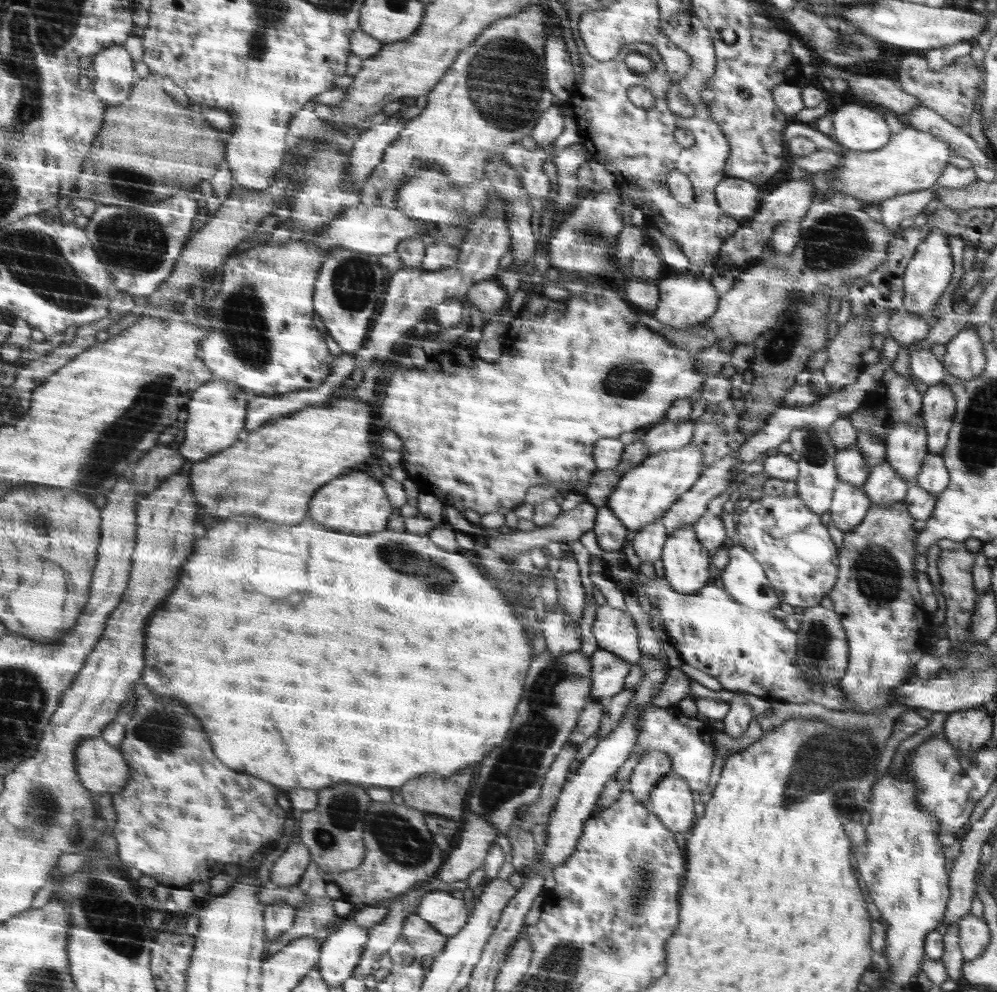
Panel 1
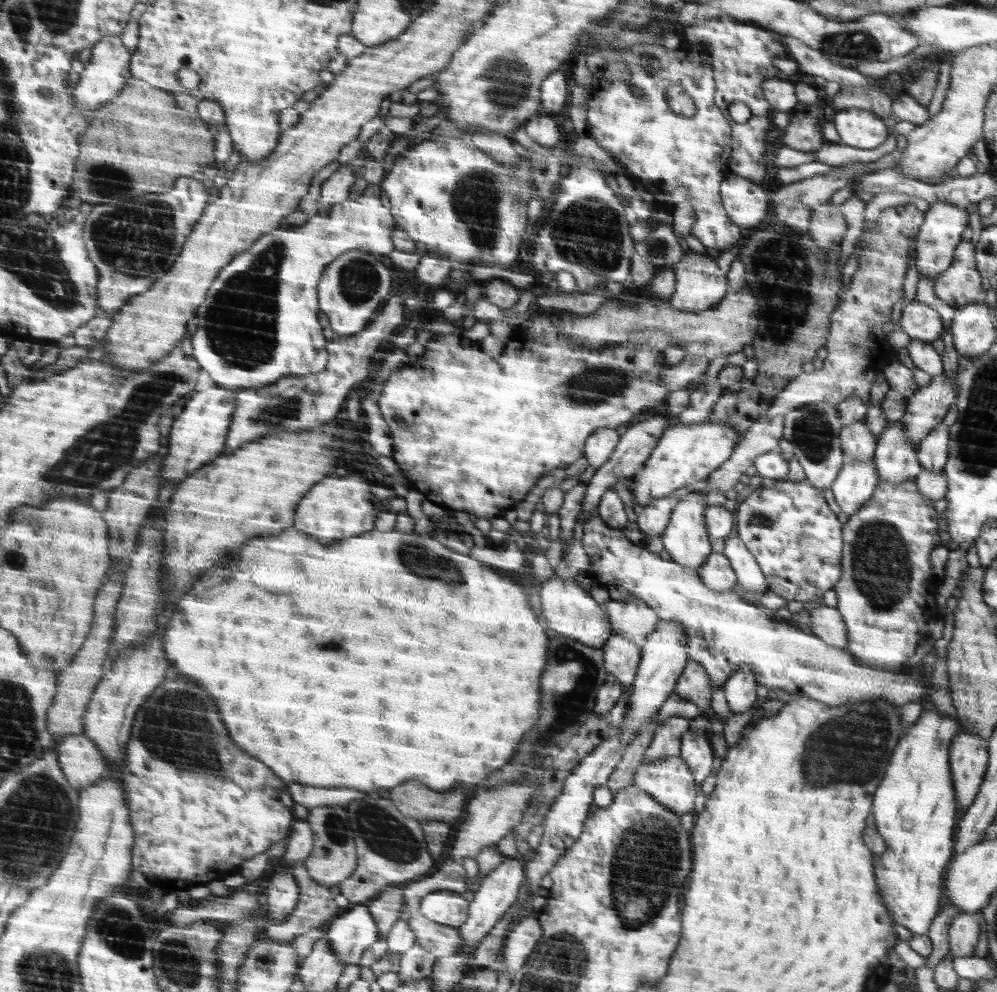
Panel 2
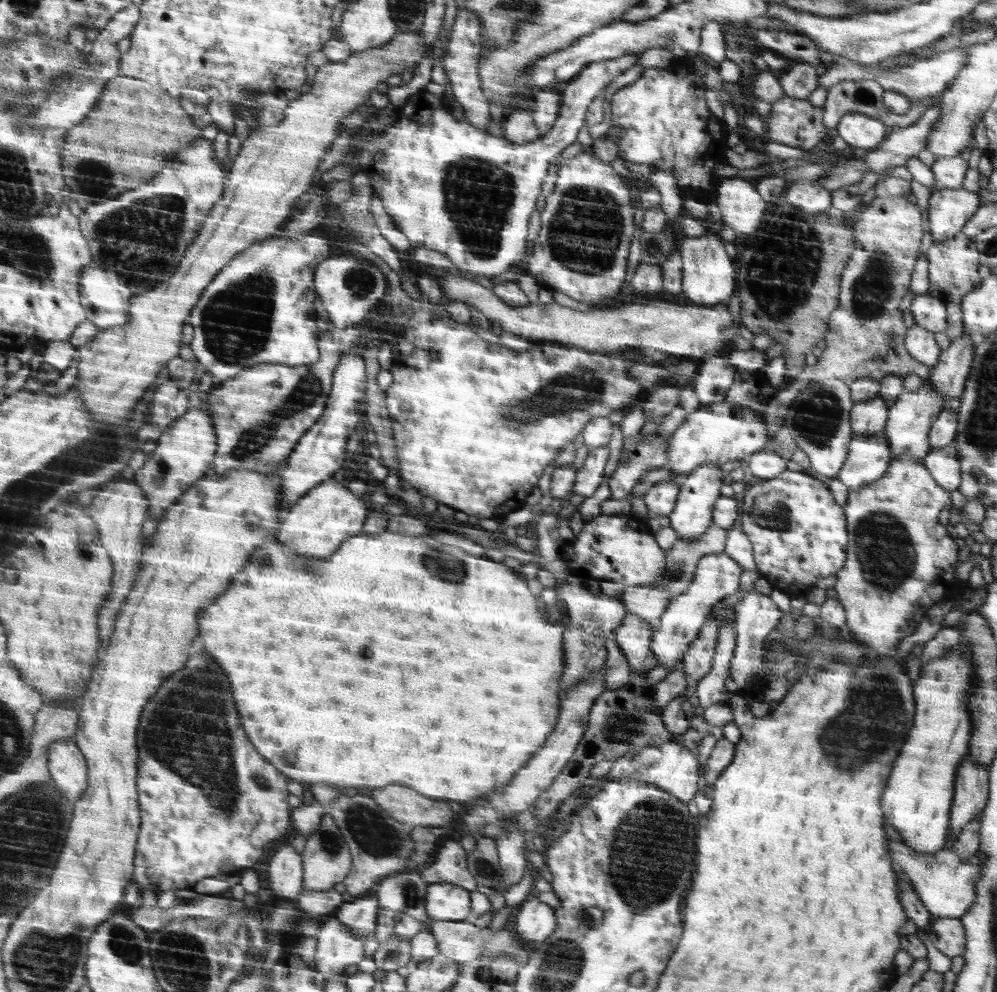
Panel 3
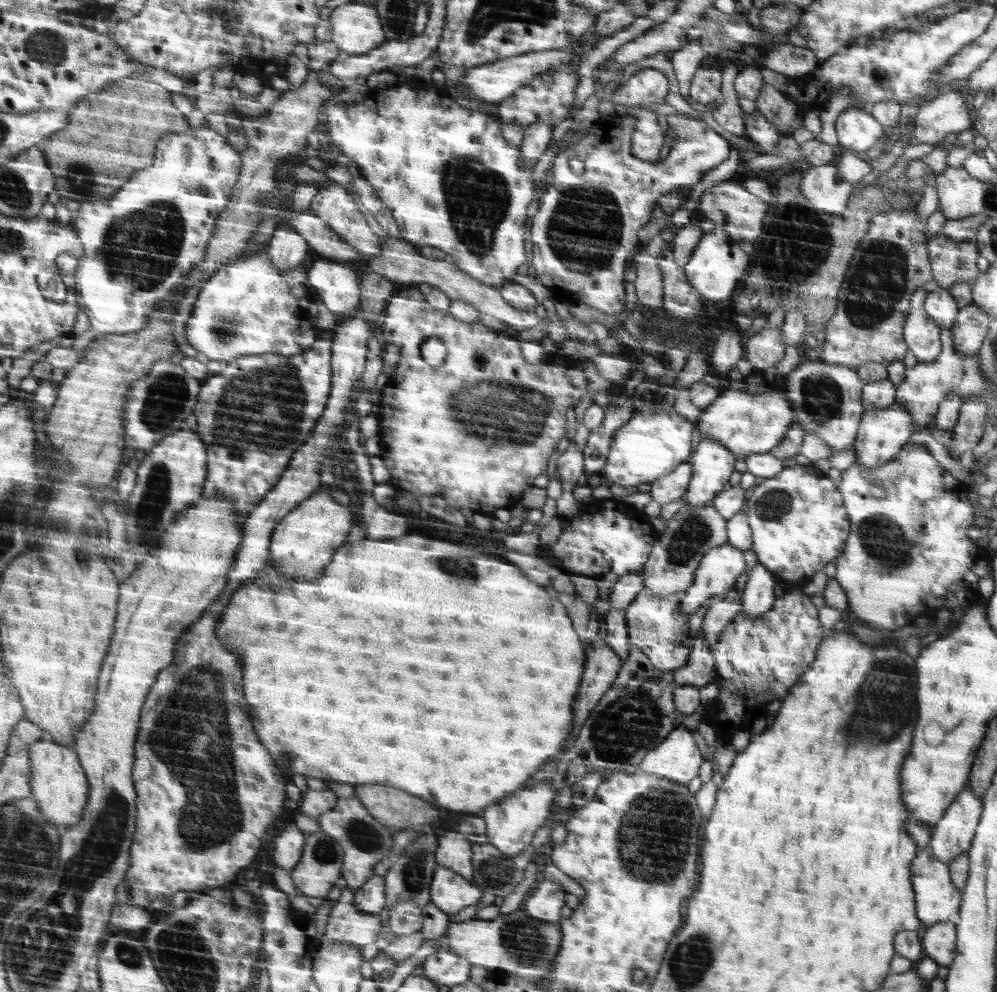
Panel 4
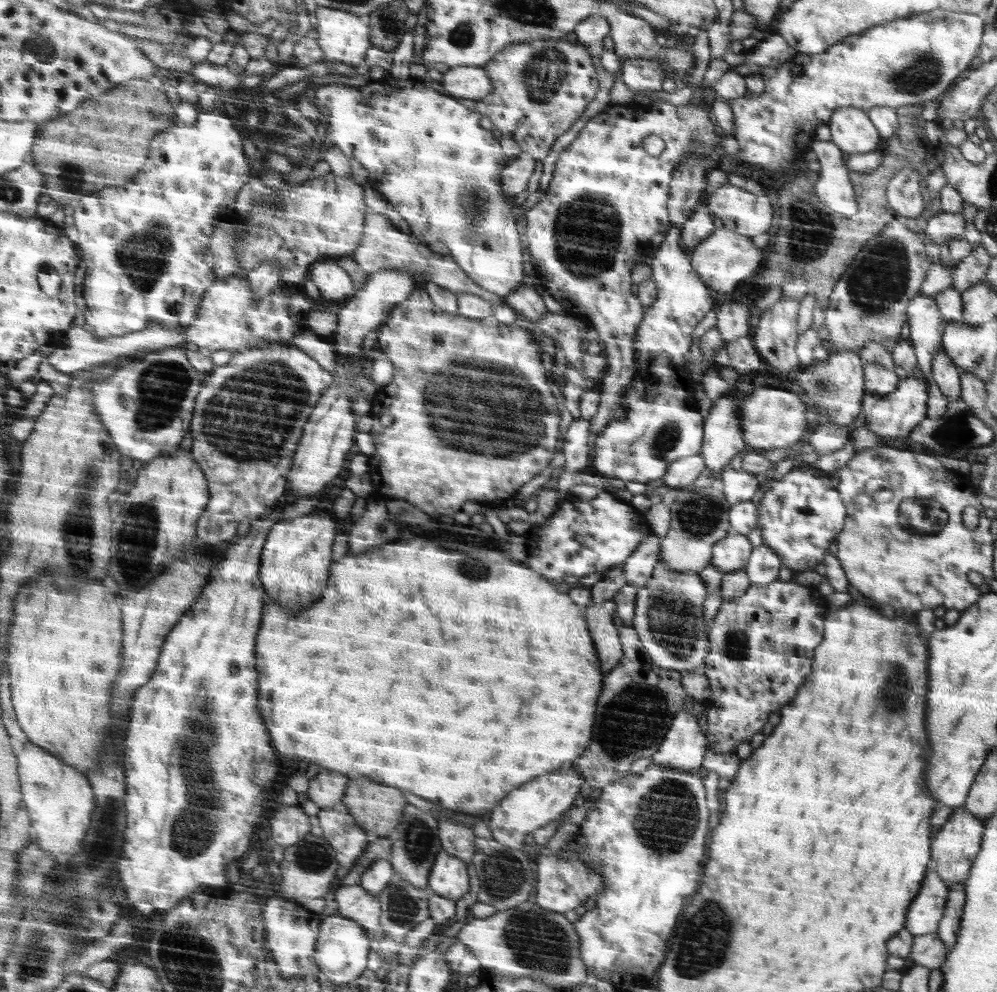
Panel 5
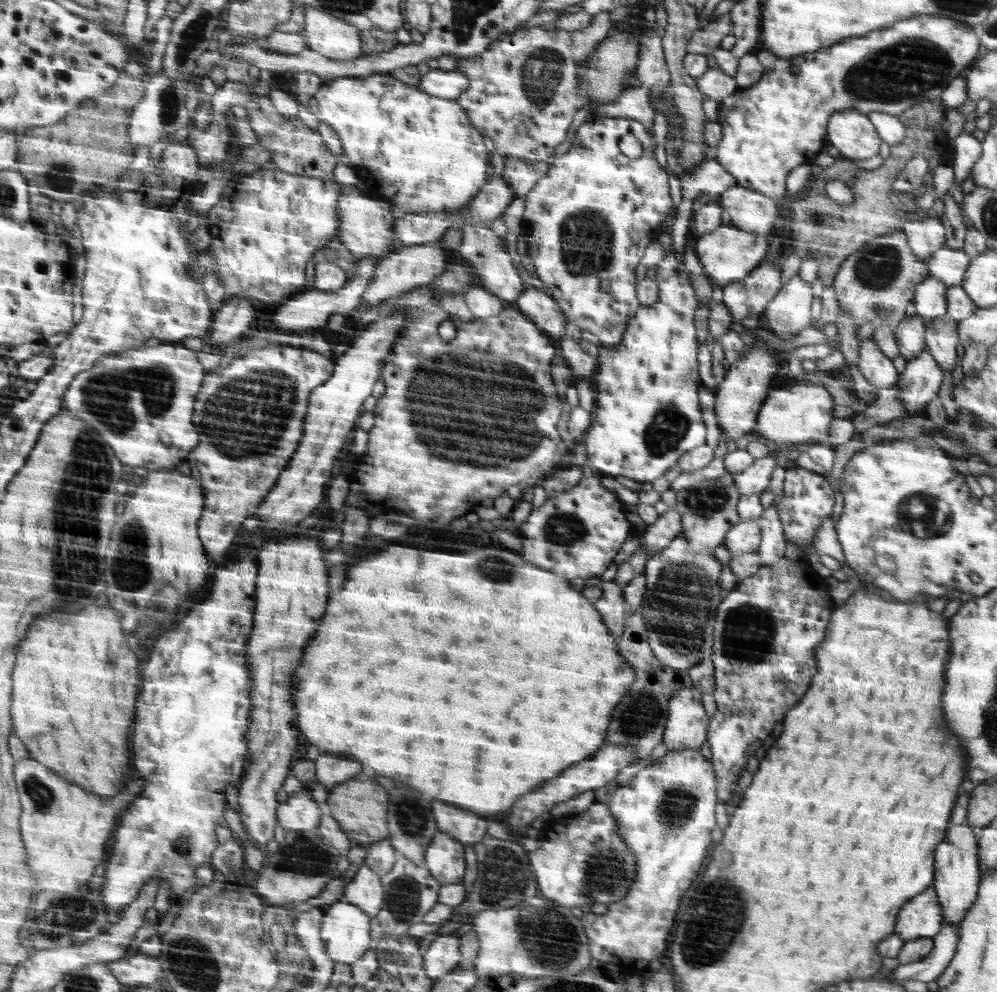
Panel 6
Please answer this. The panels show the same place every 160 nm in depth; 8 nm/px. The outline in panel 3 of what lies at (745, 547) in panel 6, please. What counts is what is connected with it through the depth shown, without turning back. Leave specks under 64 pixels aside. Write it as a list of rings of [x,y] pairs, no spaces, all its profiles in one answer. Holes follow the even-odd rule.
[[[724,551],[706,555],[700,560],[696,576],[689,584],[689,591],[672,600],[660,619],[660,626],[655,630],[650,647],[657,654],[659,666],[669,667],[668,671],[670,668],[675,671],[681,666],[680,661],[683,661],[685,652],[700,635],[714,606],[722,602],[724,597],[739,591],[740,574],[742,574],[741,565]]]

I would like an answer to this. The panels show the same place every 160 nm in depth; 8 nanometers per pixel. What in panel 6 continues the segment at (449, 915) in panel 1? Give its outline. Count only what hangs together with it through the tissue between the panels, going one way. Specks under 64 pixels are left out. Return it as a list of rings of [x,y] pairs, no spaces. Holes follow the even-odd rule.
[[[438,831],[425,850],[425,867],[441,886],[465,879],[464,847],[457,837]]]

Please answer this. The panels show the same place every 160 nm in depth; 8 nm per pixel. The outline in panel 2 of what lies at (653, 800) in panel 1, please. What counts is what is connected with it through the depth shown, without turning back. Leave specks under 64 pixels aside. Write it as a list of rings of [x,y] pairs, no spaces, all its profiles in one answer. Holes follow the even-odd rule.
[[[680,756],[641,760],[633,785],[650,793],[678,816],[694,808],[696,784],[693,771]]]

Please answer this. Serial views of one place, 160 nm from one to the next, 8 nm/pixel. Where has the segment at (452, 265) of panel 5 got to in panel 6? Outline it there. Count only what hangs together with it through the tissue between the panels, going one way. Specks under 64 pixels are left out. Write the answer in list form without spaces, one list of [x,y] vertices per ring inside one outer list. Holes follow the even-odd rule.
[[[342,185],[341,198],[338,199],[337,213],[341,218],[341,226],[337,236],[344,246],[354,255],[356,260],[369,258],[369,256],[386,256],[393,252],[392,216],[386,214],[374,200],[360,194],[354,186]]]

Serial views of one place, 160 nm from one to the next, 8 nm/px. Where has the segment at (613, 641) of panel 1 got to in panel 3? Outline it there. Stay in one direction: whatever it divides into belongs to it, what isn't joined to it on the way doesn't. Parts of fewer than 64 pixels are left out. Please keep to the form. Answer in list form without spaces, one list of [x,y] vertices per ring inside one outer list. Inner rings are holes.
[[[713,522],[709,530],[697,540],[677,540],[670,551],[665,552],[665,569],[661,580],[657,584],[648,586],[625,587],[622,594],[622,603],[629,614],[638,614],[644,621],[650,622],[654,630],[660,626],[660,619],[665,614],[665,610],[674,598],[689,591],[689,584],[696,576],[697,564],[706,555],[720,553],[725,550],[728,542],[728,530]]]

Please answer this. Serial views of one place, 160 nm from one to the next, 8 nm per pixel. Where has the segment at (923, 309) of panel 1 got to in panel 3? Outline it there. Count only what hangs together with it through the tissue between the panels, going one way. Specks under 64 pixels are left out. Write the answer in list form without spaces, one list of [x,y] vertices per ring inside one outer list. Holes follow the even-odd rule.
[[[963,187],[940,189],[928,198],[928,228],[933,242],[944,242],[961,233],[970,216],[980,210],[978,194]]]

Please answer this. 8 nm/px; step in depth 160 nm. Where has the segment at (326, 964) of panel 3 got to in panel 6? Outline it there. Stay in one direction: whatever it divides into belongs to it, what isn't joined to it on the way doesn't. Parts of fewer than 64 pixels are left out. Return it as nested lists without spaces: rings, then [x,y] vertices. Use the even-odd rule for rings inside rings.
[[[363,862],[353,881],[345,888],[344,900],[368,913],[369,918],[376,917],[384,906],[385,889],[378,874]]]

